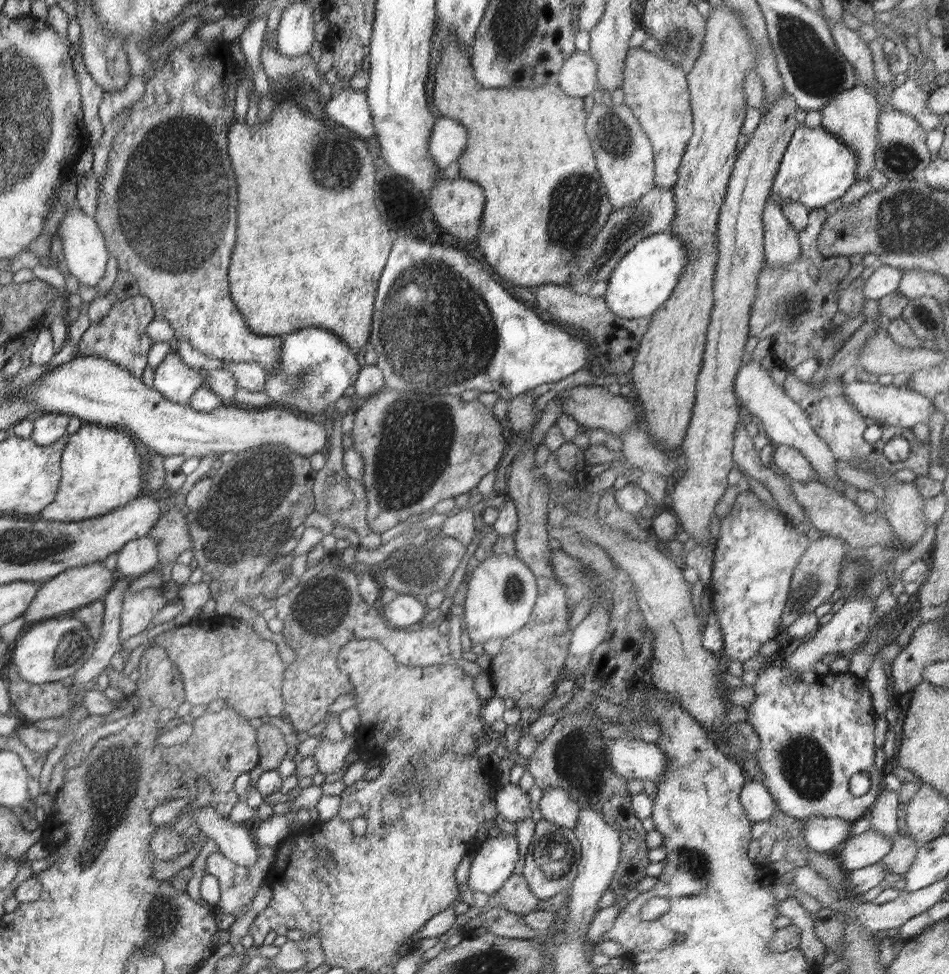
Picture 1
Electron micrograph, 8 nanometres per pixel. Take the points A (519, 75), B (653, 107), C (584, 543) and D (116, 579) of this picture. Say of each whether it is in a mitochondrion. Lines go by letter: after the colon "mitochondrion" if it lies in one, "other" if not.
A: other
B: other
C: other
D: other

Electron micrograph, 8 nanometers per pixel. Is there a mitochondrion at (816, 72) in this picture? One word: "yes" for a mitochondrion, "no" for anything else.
yes

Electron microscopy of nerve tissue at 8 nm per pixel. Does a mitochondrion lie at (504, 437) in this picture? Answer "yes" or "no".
no

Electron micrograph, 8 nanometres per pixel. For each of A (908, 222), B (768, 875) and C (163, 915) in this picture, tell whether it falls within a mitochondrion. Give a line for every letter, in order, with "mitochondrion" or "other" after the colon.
A: mitochondrion
B: other
C: mitochondrion

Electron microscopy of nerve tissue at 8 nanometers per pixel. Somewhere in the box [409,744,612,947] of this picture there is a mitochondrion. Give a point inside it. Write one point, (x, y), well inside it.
(555, 850)

